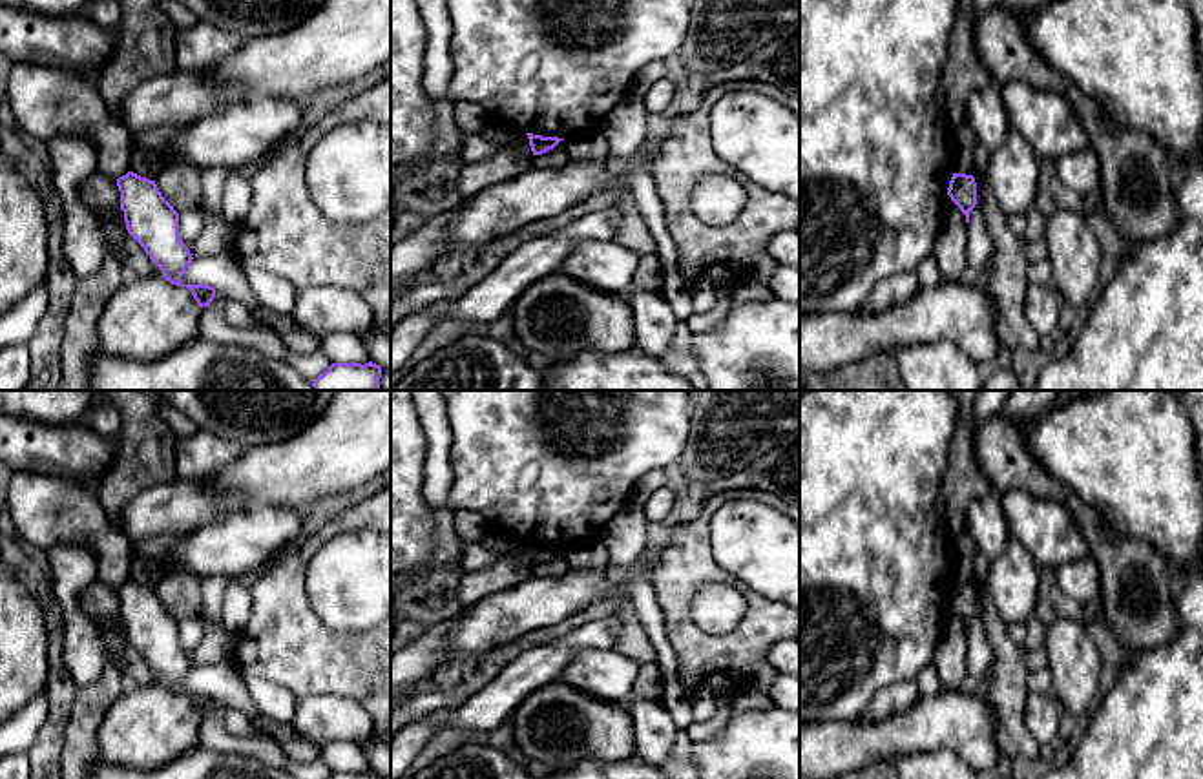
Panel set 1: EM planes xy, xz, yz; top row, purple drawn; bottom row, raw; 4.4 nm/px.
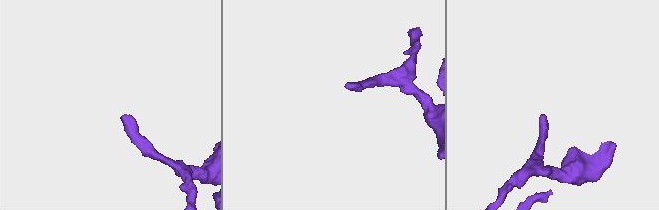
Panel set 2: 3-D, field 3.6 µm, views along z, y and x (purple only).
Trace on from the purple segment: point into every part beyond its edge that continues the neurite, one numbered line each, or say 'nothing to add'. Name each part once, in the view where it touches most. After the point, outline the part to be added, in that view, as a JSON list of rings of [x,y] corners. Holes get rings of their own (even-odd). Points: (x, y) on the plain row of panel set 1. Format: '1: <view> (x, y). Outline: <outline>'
nothing to add

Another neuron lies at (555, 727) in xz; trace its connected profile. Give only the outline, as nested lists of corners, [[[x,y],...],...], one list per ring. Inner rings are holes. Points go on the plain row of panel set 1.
[[[560,679],[528,695],[509,722],[520,759],[540,772],[582,759],[610,763],[635,755],[632,719],[621,702],[597,699]]]

